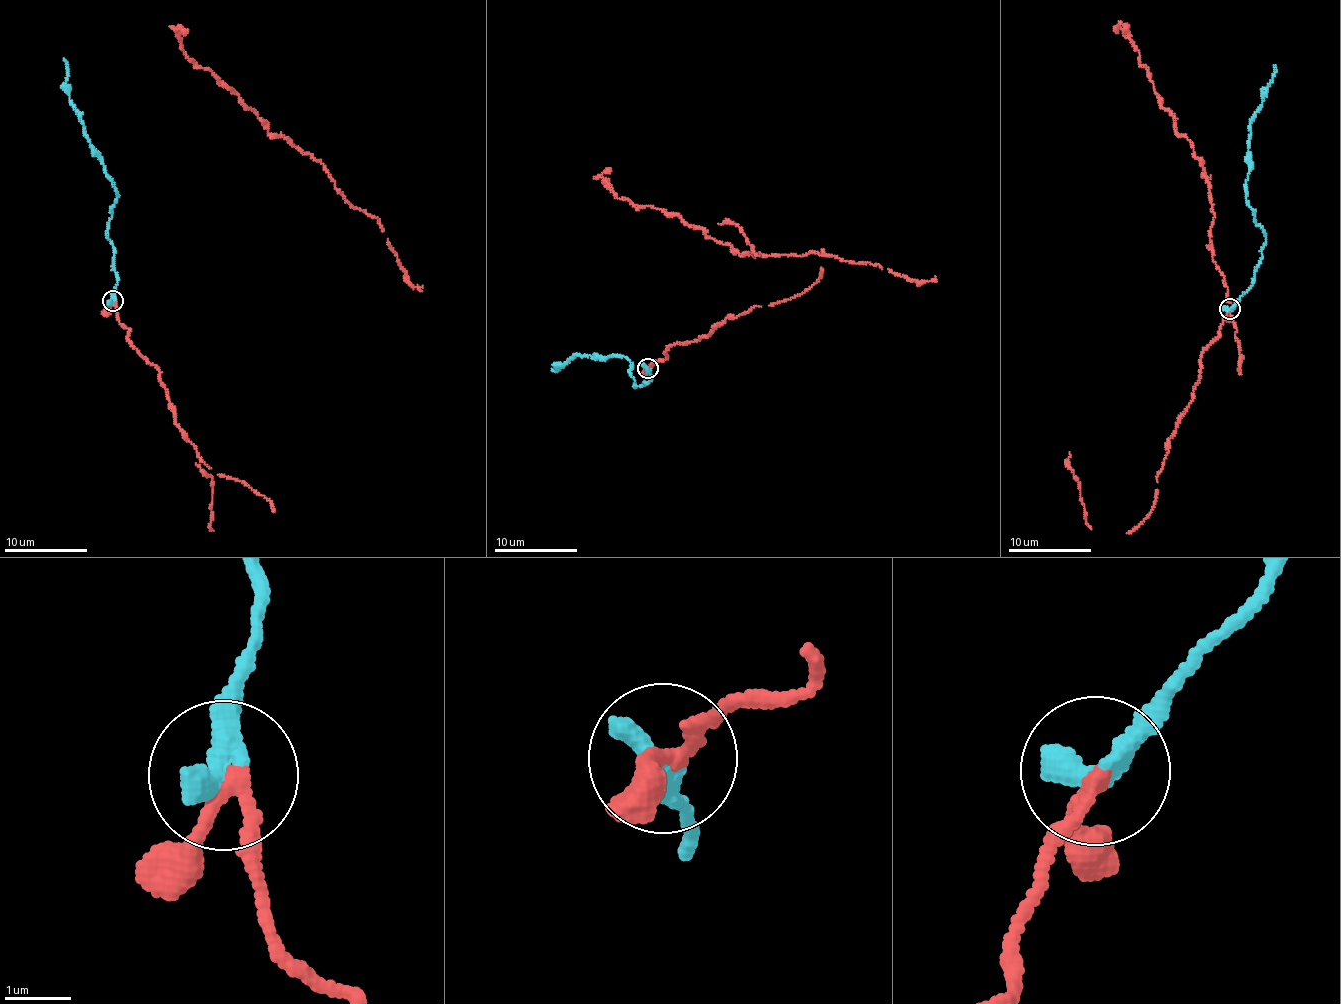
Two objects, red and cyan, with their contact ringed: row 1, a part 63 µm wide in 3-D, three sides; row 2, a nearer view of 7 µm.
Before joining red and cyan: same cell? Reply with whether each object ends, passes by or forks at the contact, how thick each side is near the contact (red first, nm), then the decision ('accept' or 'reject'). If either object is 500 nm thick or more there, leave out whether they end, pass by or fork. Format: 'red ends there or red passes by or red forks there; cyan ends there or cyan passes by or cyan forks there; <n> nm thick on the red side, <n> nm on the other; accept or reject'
red passes by; cyan ends there; 200 nm thick on the red side, 480 nm on the other; accept

